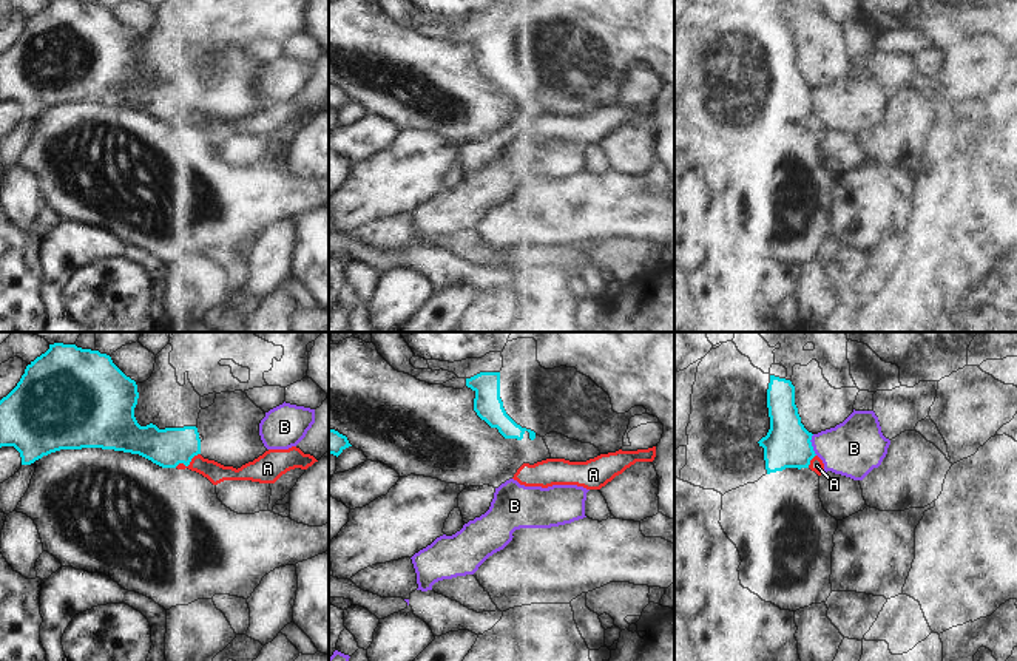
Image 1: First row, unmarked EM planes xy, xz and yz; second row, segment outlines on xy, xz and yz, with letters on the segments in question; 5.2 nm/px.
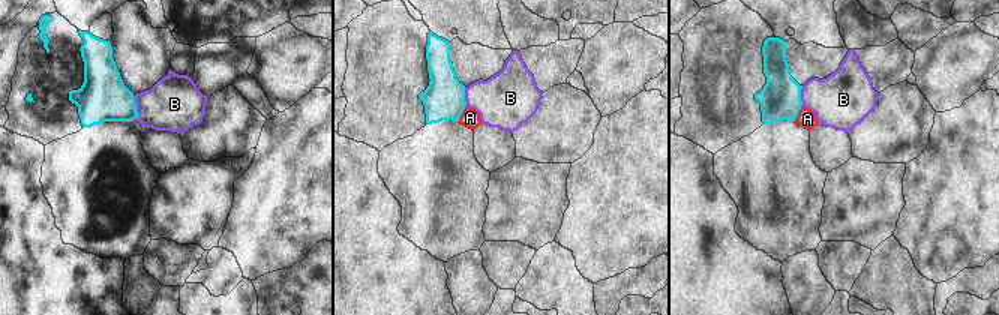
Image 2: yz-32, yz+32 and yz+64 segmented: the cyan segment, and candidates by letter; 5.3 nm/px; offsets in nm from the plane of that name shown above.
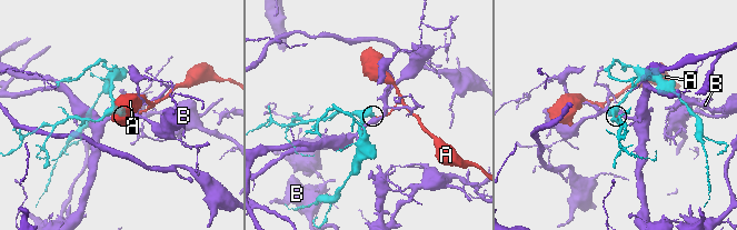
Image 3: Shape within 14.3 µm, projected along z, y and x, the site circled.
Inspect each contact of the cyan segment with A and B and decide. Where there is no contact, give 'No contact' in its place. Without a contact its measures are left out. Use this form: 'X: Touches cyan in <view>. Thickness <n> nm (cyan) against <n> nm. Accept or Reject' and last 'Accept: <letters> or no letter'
A: Touches cyan in xy. Thickness 200 nm (cyan) against 110 nm. Reject
B: Touches cyan in yz. Thickness 240 nm (cyan) against 300 nm. Reject
Accept: no letter

